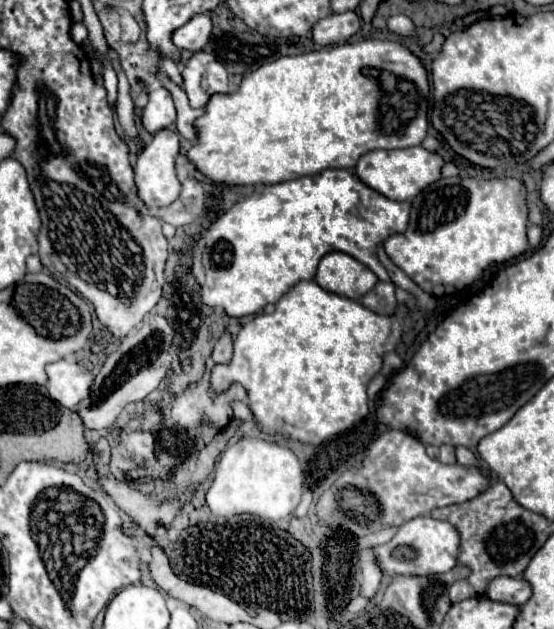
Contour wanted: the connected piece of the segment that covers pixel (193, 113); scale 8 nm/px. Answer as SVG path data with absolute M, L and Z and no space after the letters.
M159 74L159 78L163 80L163 86L165 86L167 90L171 90L171 96L173 96L173 100L175 100L175 108L177 108L177 114L179 114L179 116L177 116L177 130L179 130L179 134L181 134L183 138L195 142L195 140L197 140L195 120L203 114L203 110L191 108L185 92L183 92L179 86L175 86L171 80L167 80L167 78L161 76L161 74Z

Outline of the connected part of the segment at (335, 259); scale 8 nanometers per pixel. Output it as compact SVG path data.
M345 252L325 254L319 262L315 280L325 290L351 300L361 300L379 282L379 278L367 266Z

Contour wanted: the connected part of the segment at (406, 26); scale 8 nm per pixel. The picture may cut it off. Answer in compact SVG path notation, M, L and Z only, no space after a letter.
M405 15L390 17L387 20L387 27L391 32L401 36L412 36L414 34L414 24Z

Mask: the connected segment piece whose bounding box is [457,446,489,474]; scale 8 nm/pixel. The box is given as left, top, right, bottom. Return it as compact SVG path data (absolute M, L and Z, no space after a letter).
M457 446L457 462L459 462L459 464L465 464L465 466L469 466L469 464L481 466L481 468L483 468L483 472L485 472L485 474L489 474L489 472L487 472L487 468L481 464L481 460L477 460L477 458L475 458L475 454L473 454L471 450L467 450L465 446Z

